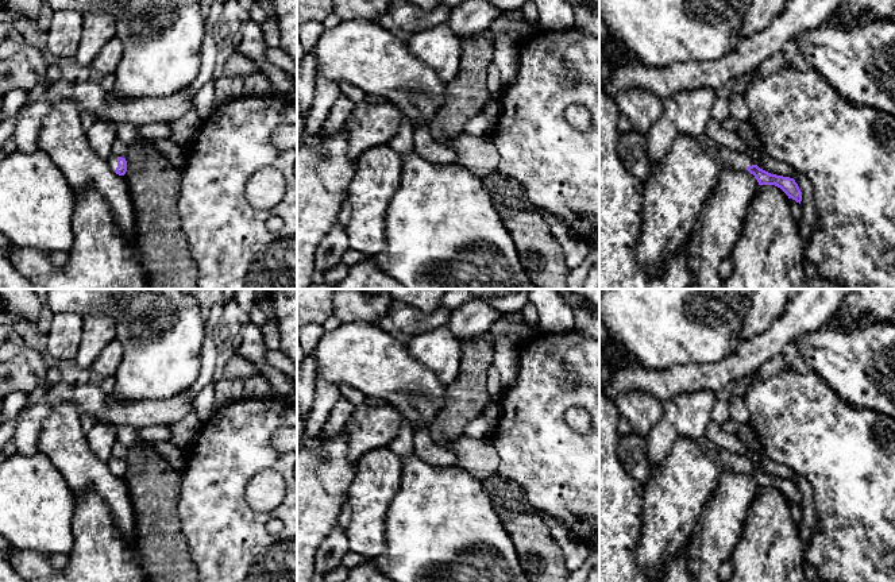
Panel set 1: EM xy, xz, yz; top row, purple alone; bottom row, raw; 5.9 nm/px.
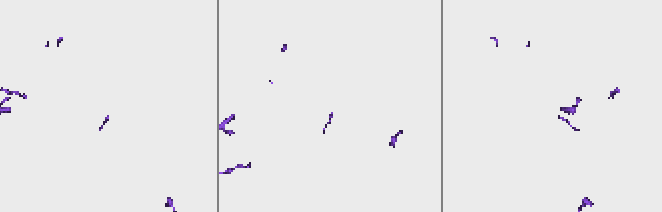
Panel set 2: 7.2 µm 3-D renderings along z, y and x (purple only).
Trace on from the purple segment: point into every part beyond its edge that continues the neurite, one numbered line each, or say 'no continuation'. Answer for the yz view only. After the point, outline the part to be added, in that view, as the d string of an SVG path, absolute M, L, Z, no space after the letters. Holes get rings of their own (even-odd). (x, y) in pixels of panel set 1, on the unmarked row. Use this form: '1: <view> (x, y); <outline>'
1: yz (675, 496); M706 436L697 440L679 438L674 443L666 460L651 470L649 481L644 483L643 527L636 558L651 579L661 579L668 562L690 546L694 529L721 475L725 471L747 473L752 467L751 459L720 448Z

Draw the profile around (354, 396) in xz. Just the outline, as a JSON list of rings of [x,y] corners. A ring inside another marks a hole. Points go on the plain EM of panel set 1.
[[[339,382],[336,385],[342,392],[342,397],[348,400],[351,404],[354,404],[355,408],[364,409],[369,406],[367,397],[362,392],[359,392],[358,389],[355,389],[344,382]]]

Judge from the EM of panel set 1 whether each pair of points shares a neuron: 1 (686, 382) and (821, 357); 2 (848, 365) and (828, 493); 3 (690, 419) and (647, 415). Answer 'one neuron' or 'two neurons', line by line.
1: two neurons
2: two neurons
3: two neurons

